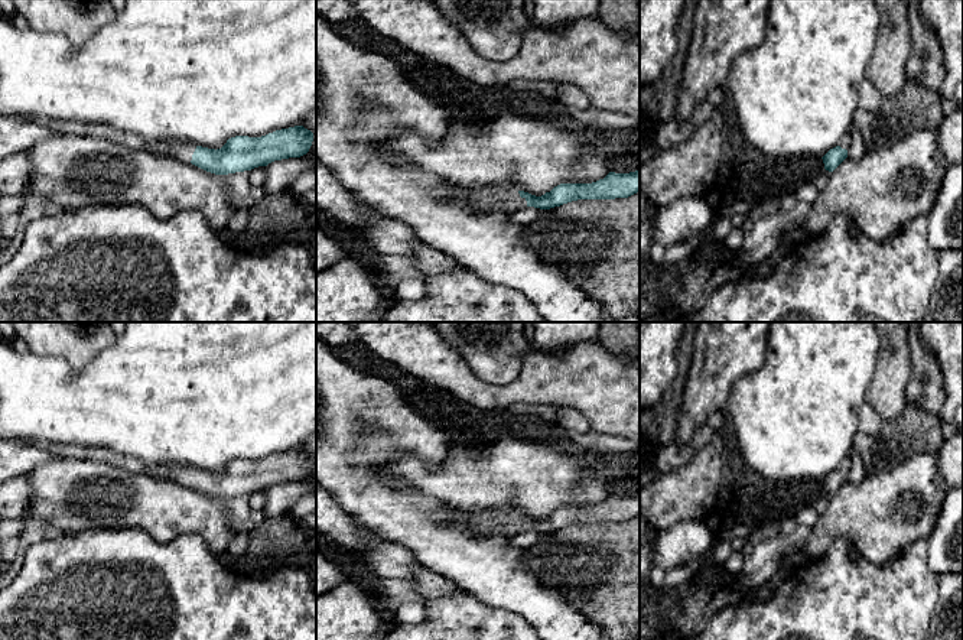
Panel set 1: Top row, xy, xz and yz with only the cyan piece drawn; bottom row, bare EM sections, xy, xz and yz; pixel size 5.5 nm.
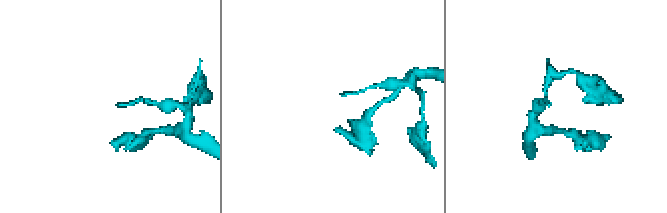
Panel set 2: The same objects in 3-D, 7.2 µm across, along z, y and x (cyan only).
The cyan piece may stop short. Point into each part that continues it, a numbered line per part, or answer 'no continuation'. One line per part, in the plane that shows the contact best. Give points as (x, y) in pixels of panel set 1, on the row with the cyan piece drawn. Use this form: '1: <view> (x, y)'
1: xz (507, 200)

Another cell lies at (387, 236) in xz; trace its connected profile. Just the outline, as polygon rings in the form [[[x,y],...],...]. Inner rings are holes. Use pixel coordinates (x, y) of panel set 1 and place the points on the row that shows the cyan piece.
[[[388,217],[357,227],[357,230],[380,254],[410,257],[422,244],[409,225]]]

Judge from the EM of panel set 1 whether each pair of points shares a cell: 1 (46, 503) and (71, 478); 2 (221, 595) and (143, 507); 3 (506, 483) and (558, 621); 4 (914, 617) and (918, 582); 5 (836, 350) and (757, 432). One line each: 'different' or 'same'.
1: same
2: different
3: different
4: same
5: same

